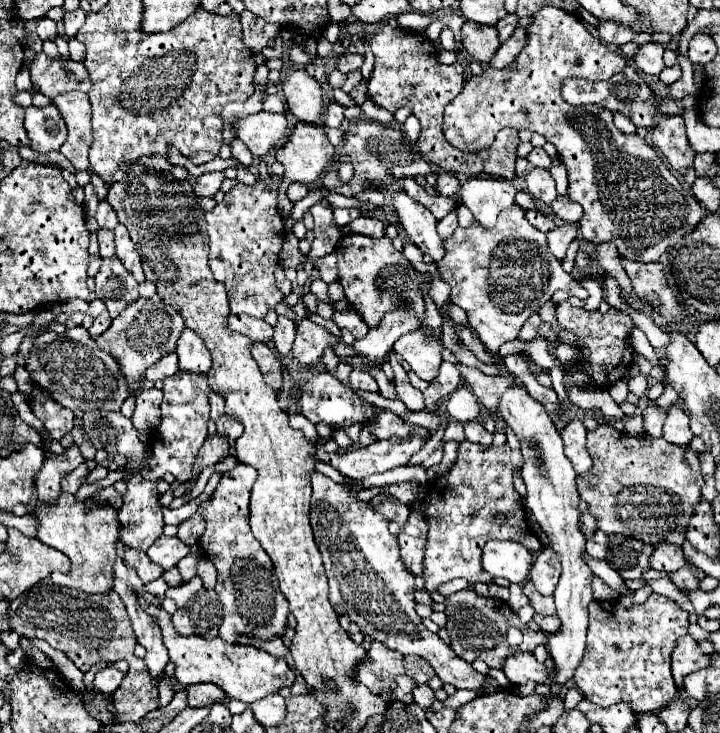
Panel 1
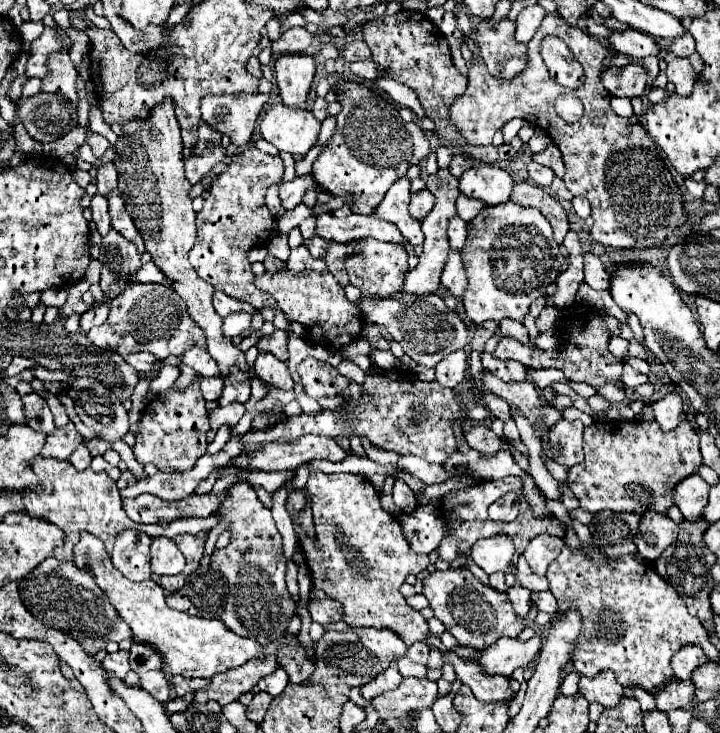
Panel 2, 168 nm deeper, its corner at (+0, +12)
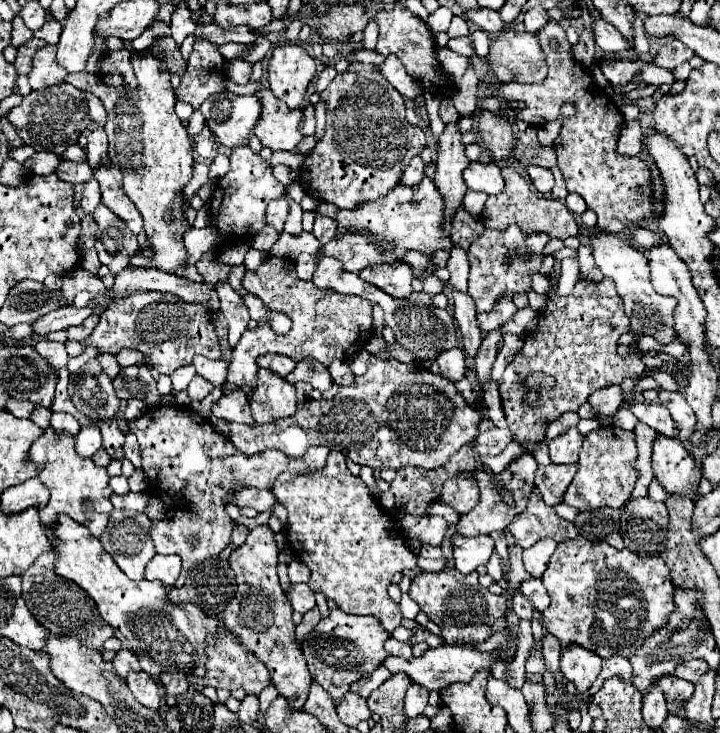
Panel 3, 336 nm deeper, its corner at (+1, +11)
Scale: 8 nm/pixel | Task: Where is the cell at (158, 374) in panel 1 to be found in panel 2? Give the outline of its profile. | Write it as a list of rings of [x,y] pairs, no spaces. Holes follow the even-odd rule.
[[[138,352],[138,354],[126,356],[126,362],[128,362],[132,368],[136,368],[138,372],[146,372],[146,370],[150,370],[150,368],[154,366],[156,356],[150,356],[150,352]]]

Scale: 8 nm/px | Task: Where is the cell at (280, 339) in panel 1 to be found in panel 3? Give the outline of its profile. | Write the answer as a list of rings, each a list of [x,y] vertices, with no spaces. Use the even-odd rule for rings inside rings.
[[[267,353],[257,359],[257,365],[263,369],[269,369],[281,377],[289,375],[295,369],[295,361],[289,359],[287,355],[277,355],[277,353]]]

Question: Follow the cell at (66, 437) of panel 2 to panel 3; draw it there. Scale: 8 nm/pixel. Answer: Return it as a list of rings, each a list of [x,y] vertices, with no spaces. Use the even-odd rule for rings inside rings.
[[[53,413],[53,417],[51,417],[51,425],[53,425],[53,429],[55,431],[67,431],[67,433],[71,433],[73,437],[79,433],[79,429],[81,429],[81,425],[79,425],[79,421],[73,417],[73,415],[69,415],[69,413]]]

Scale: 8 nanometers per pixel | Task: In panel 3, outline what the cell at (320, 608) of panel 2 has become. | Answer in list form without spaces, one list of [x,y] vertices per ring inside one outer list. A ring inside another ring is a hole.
[[[301,583],[301,585],[293,585],[285,591],[293,611],[299,611],[299,613],[307,613],[315,607],[315,593],[309,589],[309,585]]]

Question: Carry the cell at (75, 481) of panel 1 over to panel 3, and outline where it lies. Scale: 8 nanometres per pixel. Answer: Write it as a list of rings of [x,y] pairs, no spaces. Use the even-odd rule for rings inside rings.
[[[85,425],[81,427],[77,439],[75,439],[75,449],[81,457],[93,457],[95,451],[99,451],[103,445],[103,437],[99,427],[95,425]]]

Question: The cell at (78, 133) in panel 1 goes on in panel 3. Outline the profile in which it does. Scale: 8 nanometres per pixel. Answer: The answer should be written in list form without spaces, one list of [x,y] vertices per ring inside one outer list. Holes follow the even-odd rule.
[[[45,45],[33,55],[33,69],[29,73],[31,89],[45,89],[49,85],[61,83],[67,75],[61,65],[55,63],[55,45]]]

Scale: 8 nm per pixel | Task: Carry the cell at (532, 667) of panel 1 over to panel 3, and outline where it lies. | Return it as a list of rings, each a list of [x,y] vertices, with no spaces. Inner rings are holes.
[[[443,645],[437,649],[427,649],[421,657],[411,657],[411,659],[401,659],[401,657],[389,655],[381,665],[385,665],[391,673],[401,671],[401,673],[409,675],[415,683],[425,685],[429,691],[441,691],[447,685],[471,681],[479,669],[489,669],[493,661],[497,661],[495,653],[481,653],[467,645]]]

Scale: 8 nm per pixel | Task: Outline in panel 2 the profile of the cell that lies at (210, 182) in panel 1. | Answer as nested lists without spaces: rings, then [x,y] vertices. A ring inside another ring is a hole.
[[[214,150],[214,152],[204,152],[200,156],[192,156],[186,162],[186,178],[190,184],[200,182],[204,176],[208,176],[208,172],[212,170],[214,164],[218,164],[222,158],[222,150]]]

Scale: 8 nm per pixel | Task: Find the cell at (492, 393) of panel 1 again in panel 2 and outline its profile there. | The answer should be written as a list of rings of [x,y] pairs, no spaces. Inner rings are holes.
[[[484,370],[482,390],[516,406],[522,412],[522,416],[526,416],[530,422],[536,422],[542,418],[548,426],[552,426],[556,420],[562,418],[562,412],[558,412],[548,402],[540,400],[540,390],[528,380],[526,382],[504,382],[490,370]]]

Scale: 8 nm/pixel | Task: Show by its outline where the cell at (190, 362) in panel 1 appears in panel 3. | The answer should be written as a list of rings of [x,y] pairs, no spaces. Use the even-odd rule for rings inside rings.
[[[197,355],[193,359],[193,365],[197,369],[197,375],[201,375],[205,381],[209,381],[215,387],[223,387],[225,385],[225,377],[227,377],[227,363],[223,359],[211,361],[207,357]]]

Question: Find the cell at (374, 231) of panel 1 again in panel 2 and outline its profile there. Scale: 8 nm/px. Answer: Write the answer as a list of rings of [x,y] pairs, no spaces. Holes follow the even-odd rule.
[[[320,214],[316,218],[316,234],[334,242],[350,242],[358,238],[376,238],[384,242],[406,242],[396,224],[378,220],[376,216],[350,214],[346,218],[336,218],[332,214]]]

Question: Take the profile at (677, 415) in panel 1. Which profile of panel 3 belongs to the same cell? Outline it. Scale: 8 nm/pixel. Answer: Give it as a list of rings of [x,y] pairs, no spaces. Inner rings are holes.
[[[639,401],[639,403],[633,403],[633,405],[631,405],[631,411],[633,411],[643,423],[647,423],[651,429],[655,429],[659,435],[677,437],[679,429],[677,429],[671,413],[669,413],[663,405]]]

